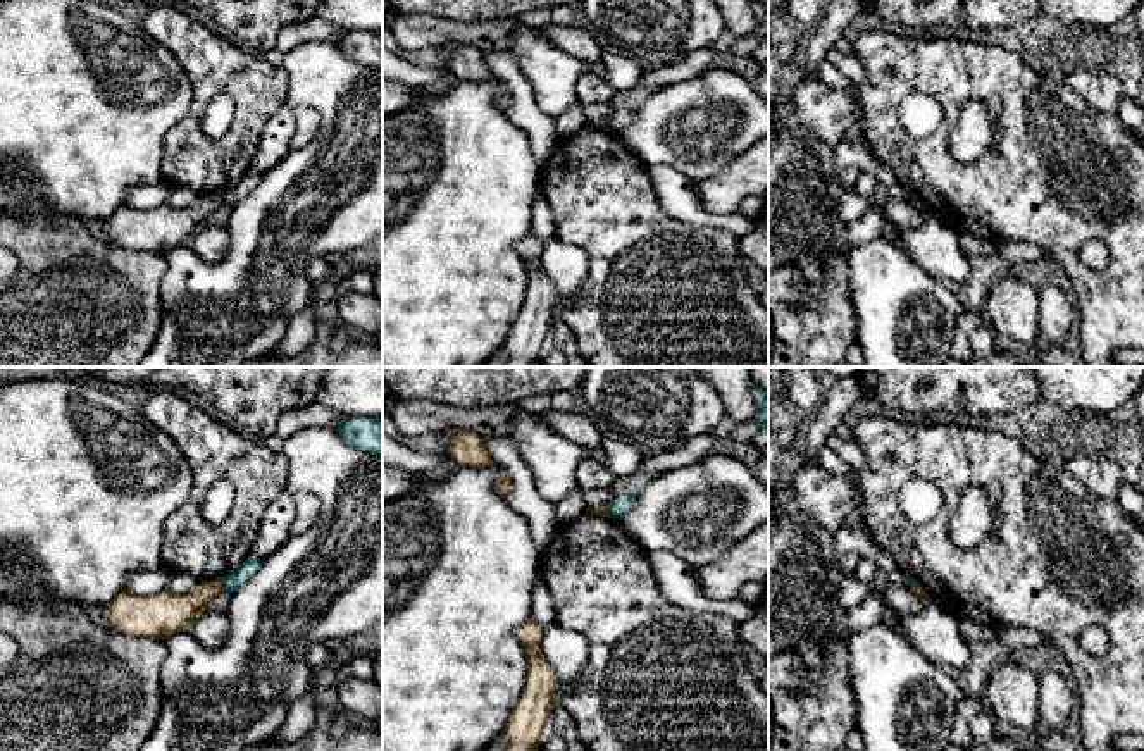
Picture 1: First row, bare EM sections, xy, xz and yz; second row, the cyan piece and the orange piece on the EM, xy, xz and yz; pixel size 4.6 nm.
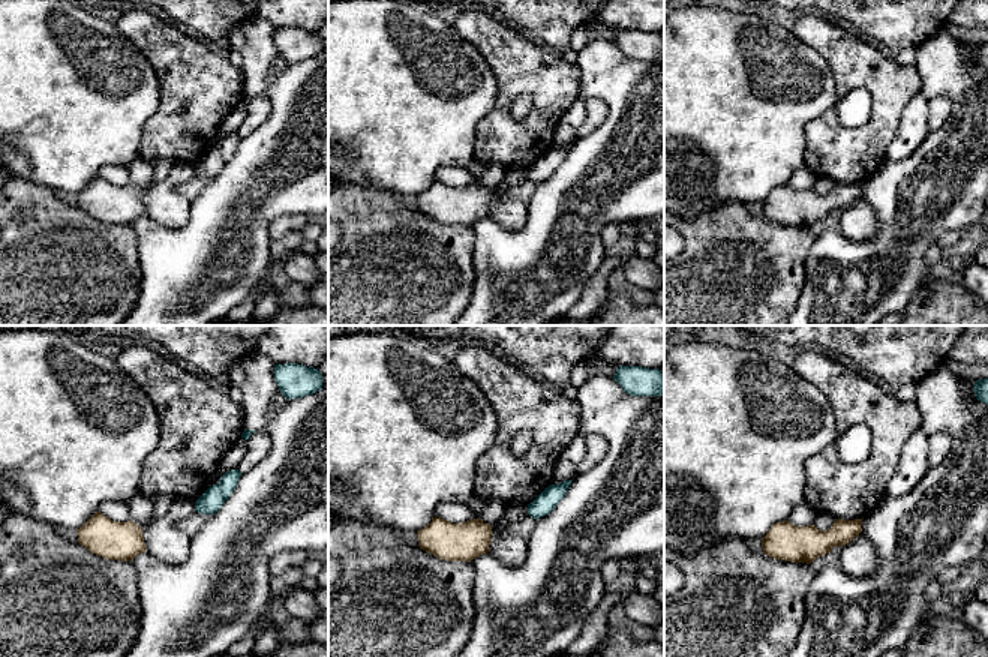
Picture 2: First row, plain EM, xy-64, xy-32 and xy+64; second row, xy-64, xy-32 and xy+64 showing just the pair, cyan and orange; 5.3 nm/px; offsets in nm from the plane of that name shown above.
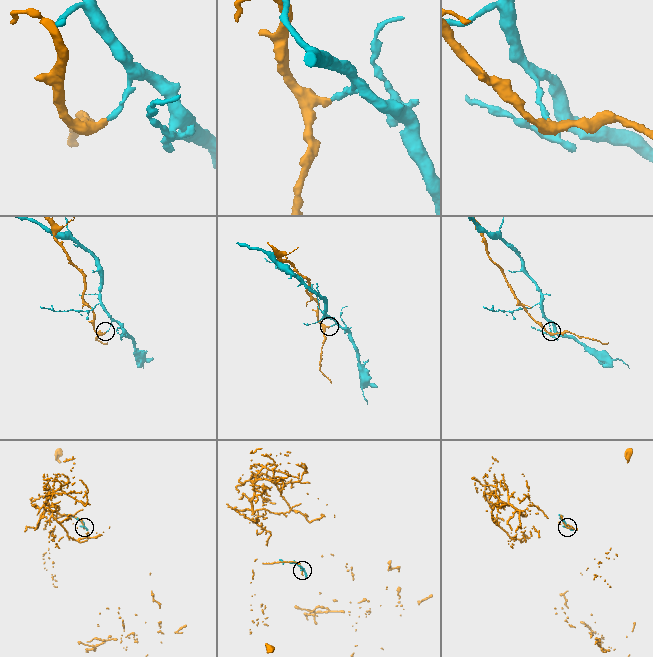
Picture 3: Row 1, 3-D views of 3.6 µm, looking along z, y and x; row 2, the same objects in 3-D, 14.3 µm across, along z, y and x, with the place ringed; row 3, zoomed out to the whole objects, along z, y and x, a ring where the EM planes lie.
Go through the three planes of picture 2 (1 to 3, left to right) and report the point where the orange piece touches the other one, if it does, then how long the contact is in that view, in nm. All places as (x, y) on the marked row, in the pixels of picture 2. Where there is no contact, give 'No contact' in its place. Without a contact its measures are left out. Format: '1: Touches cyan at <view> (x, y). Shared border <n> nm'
1: No contact
2: No contact
3: No contact

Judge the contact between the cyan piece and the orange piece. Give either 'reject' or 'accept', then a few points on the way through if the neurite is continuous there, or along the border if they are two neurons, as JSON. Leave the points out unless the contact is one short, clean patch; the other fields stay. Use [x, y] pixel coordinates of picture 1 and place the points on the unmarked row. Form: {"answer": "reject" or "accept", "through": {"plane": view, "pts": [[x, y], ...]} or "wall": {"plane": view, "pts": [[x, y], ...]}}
{"answer": "reject"}

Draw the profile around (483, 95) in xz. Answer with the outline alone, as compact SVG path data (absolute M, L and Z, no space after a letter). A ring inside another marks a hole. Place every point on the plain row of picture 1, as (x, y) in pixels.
M457 79L443 95L431 96L420 107L382 115L382 367L481 367L501 351L510 326L525 300L529 270L517 255L517 243L532 227L532 203L541 196L541 167L522 129L512 124L498 107L496 96L507 84Z

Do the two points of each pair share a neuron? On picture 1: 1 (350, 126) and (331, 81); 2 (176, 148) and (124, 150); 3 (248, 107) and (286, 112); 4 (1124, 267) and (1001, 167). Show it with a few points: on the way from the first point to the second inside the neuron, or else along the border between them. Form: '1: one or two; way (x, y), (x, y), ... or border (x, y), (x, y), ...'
1: one; way (350, 116), (350, 100), (341, 92)
2: two; border (176, 124), (164, 138), (162, 181)
3: two; border (288, 102), (267, 123), (259, 147)
4: one; way (1106, 233), (1036, 193)

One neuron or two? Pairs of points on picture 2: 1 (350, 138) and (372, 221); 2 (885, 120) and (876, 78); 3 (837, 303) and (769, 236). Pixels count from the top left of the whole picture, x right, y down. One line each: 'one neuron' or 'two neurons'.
1: two neurons
2: one neuron
3: two neurons

